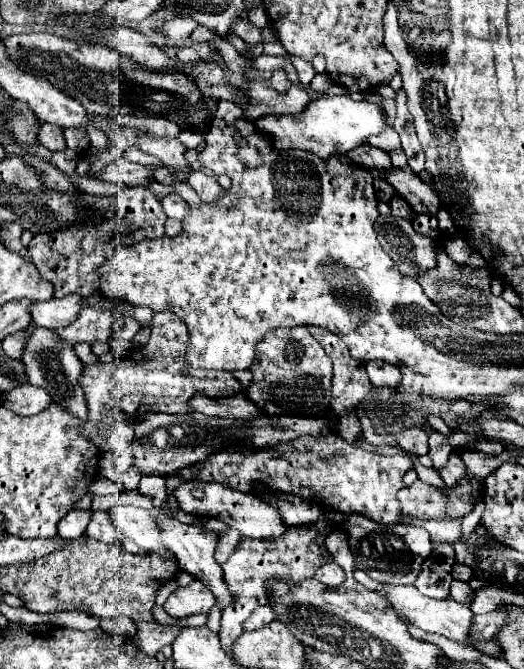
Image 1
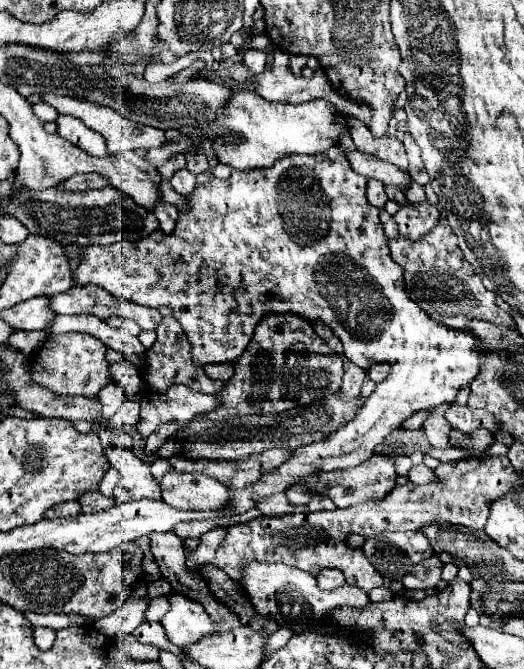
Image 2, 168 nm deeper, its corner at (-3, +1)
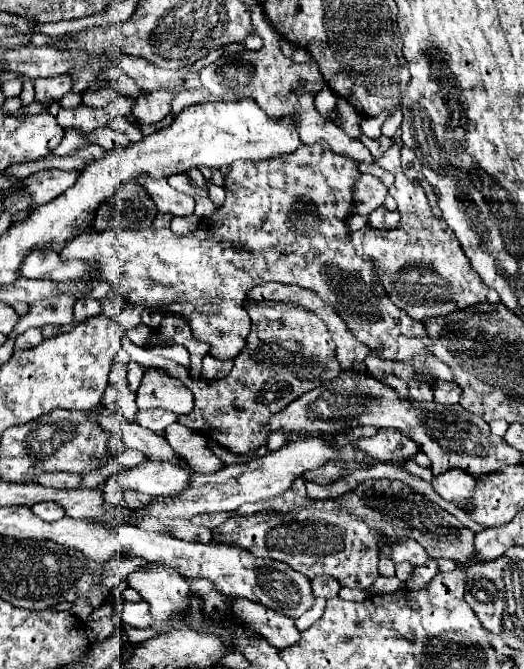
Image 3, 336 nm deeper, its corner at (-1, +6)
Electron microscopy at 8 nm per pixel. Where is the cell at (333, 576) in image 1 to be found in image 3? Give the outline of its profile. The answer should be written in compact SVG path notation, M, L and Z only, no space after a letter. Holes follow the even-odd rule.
M320 575L320 577L312 579L312 593L314 593L314 597L332 599L332 597L338 595L338 591L340 591L340 585L330 575Z

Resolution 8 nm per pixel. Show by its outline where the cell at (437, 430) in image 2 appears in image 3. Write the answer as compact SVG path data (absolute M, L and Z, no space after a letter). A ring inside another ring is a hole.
M372 351L364 359L364 365L366 365L366 371L368 371L370 377L374 377L380 383L392 387L404 399L408 397L412 401L422 401L422 403L434 401L430 385L422 385L422 381L418 381L418 373L414 373L412 365L406 365L402 361L384 359L376 351Z

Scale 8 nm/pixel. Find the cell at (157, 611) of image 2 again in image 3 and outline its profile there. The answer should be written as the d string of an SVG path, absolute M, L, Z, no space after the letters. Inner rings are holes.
M126 601L122 617L128 627L148 627L150 625L150 605L146 605L146 601L138 601L138 603Z

